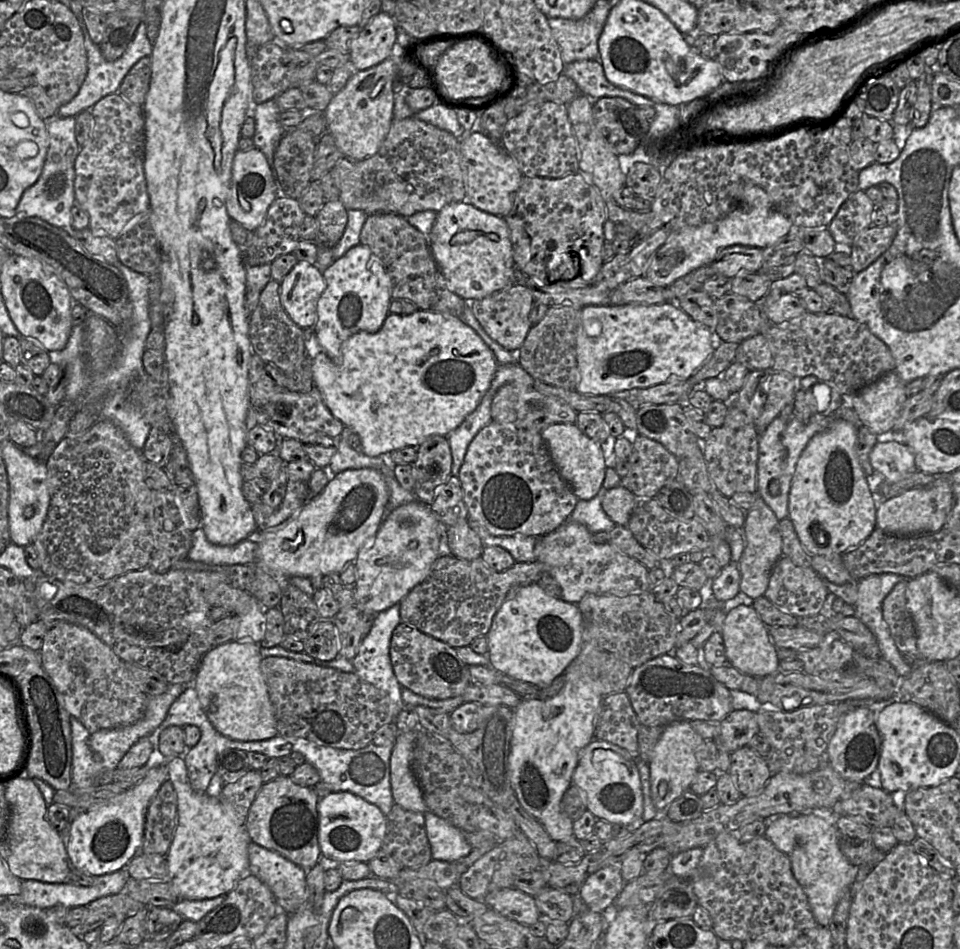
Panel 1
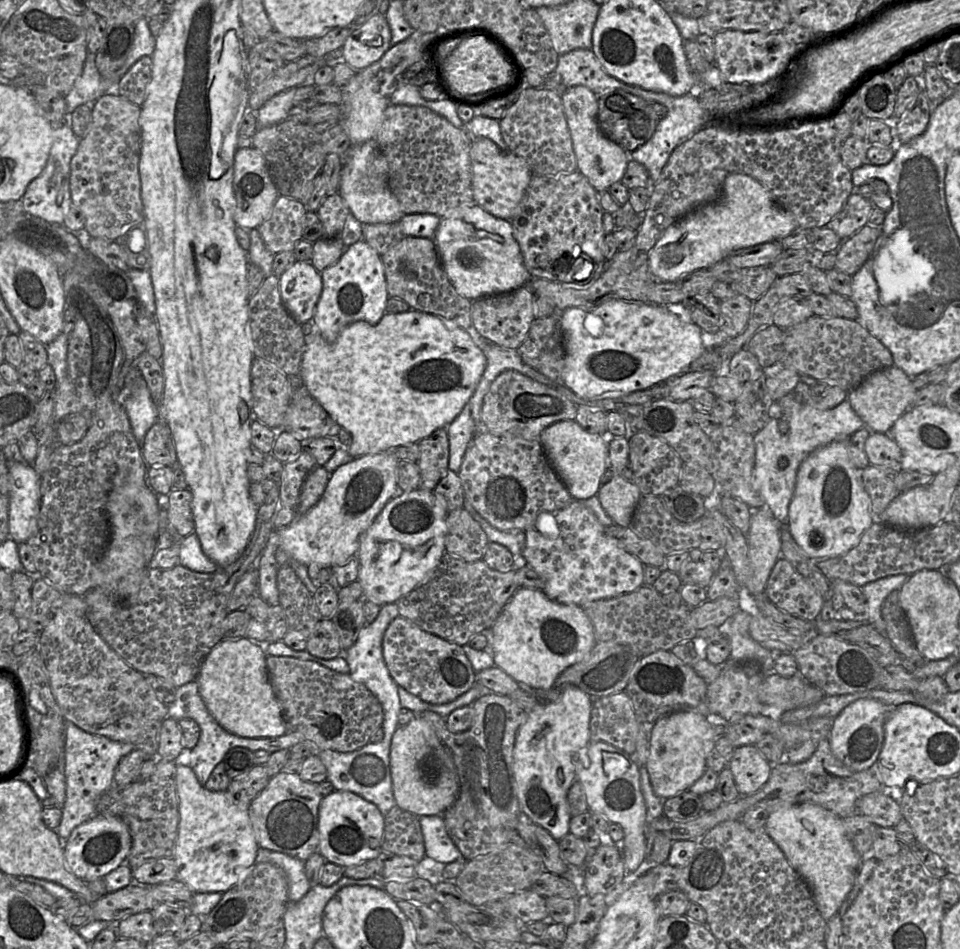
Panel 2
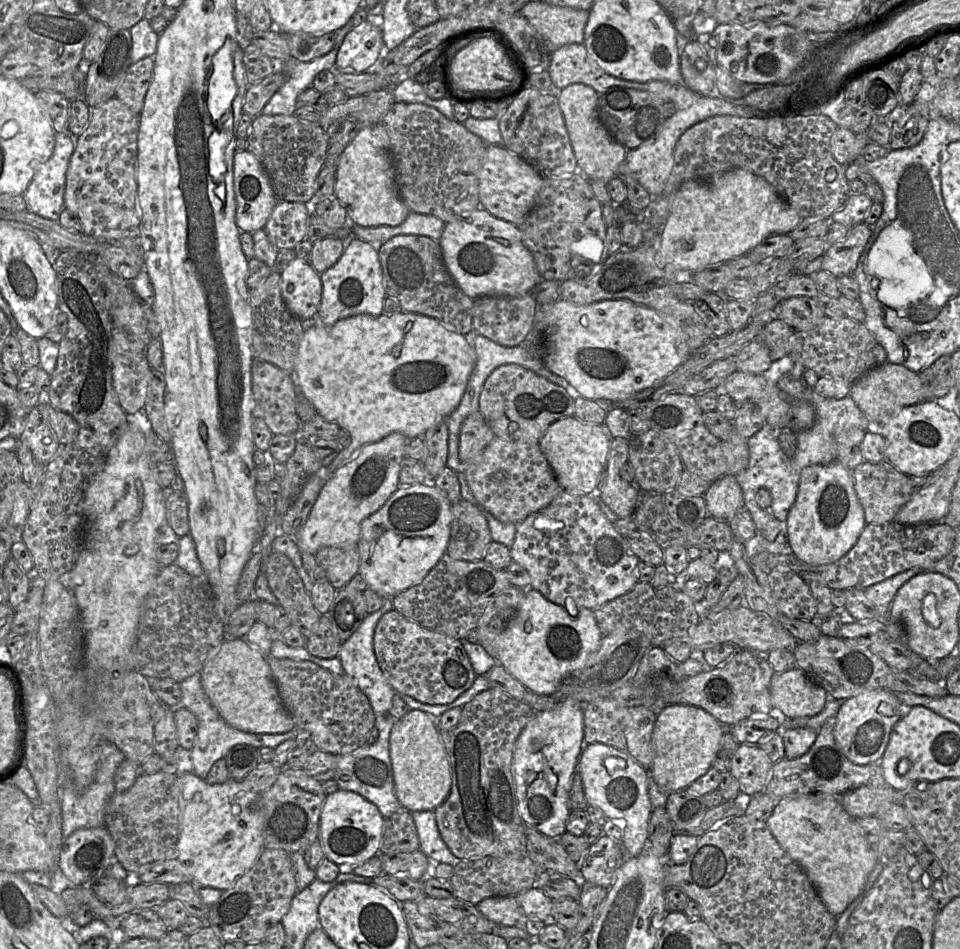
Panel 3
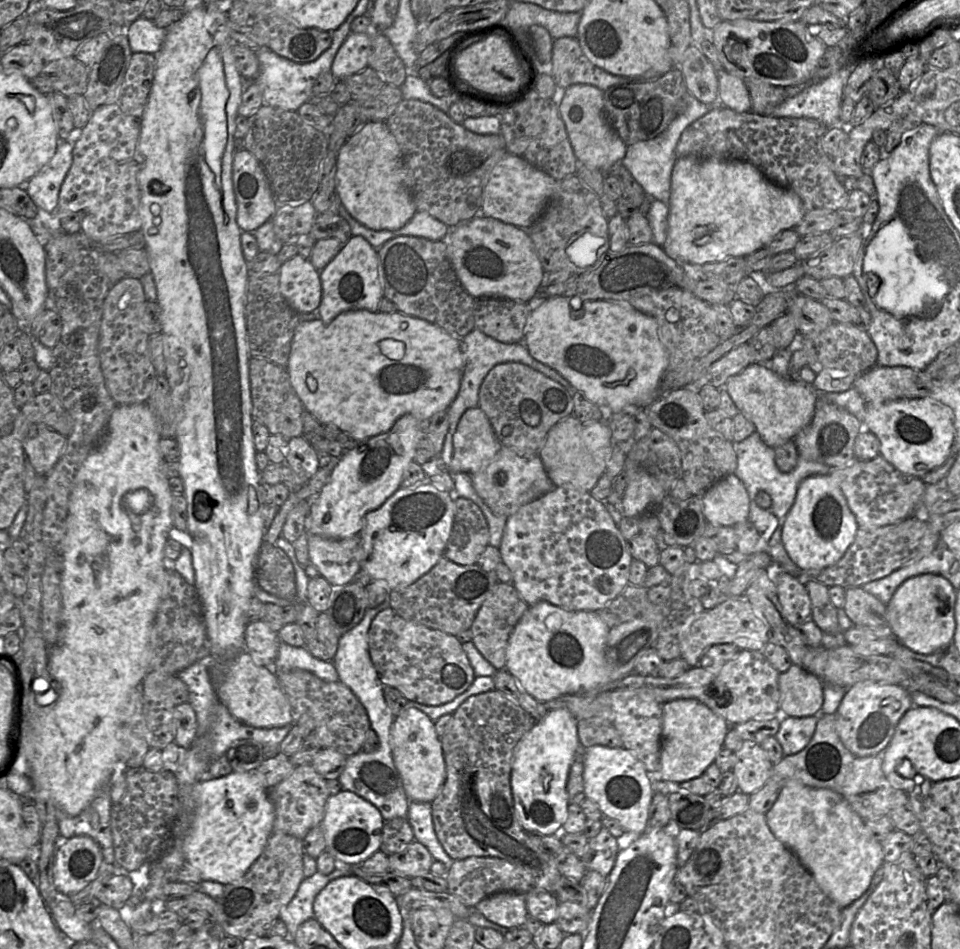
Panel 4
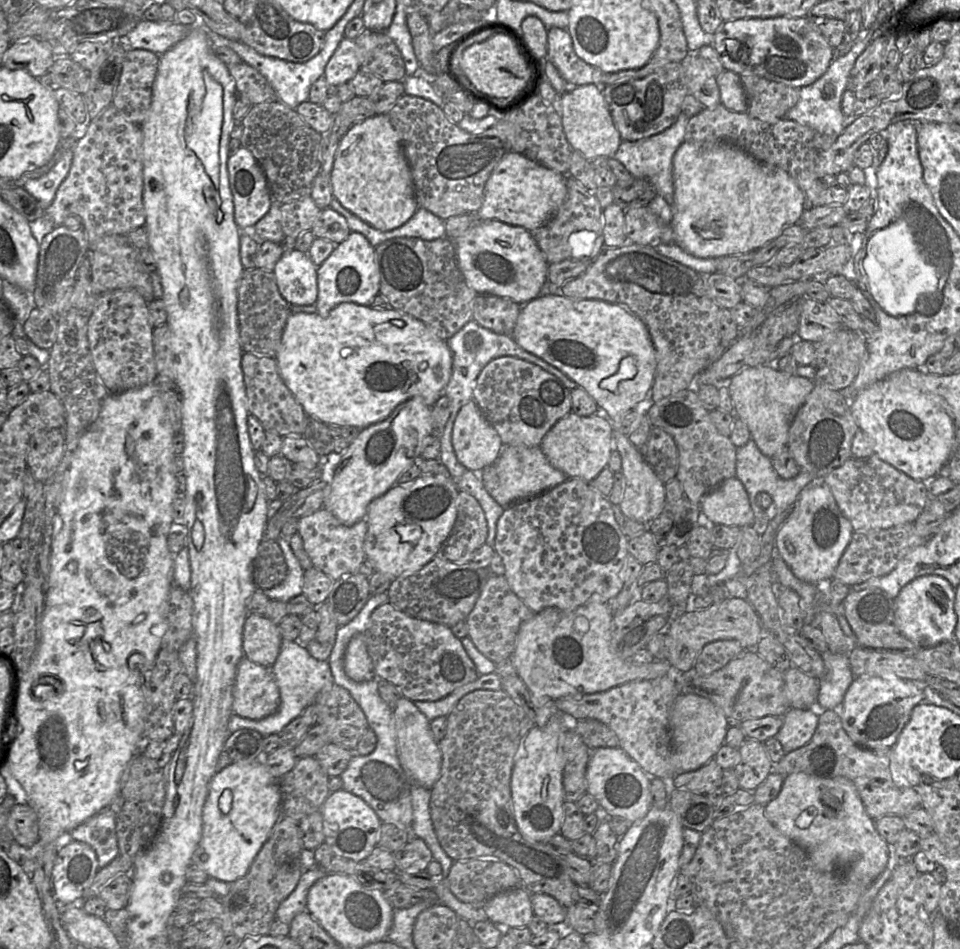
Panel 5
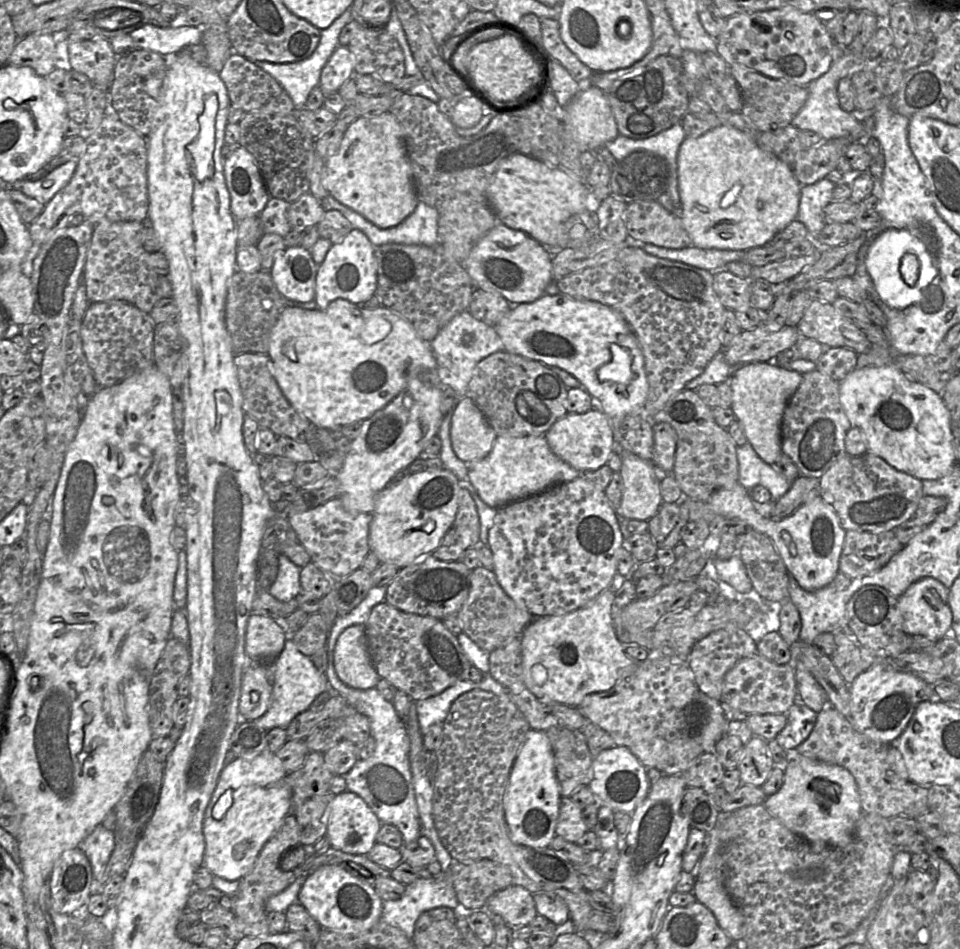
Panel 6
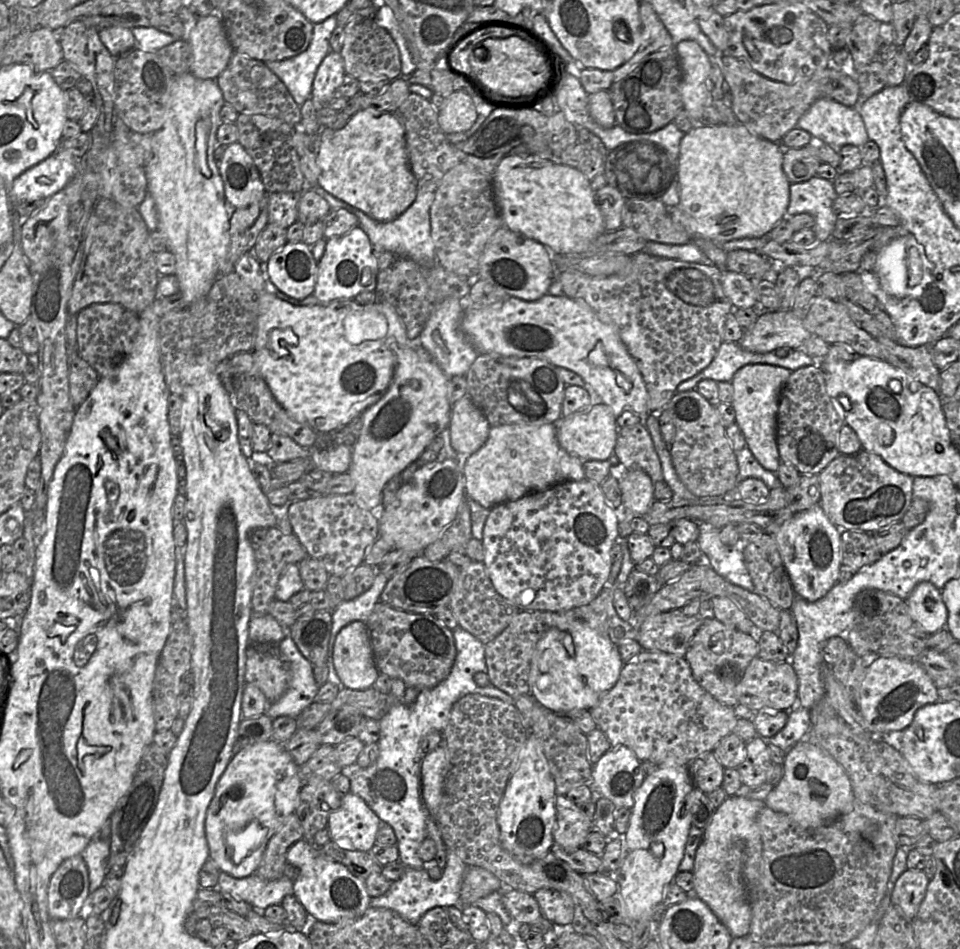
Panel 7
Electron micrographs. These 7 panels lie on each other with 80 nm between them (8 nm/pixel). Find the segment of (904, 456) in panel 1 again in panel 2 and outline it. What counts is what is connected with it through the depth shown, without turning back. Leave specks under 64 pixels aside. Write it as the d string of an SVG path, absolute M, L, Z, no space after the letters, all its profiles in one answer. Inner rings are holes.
M871 433L865 442L865 453L870 465L900 469L901 449L885 434Z

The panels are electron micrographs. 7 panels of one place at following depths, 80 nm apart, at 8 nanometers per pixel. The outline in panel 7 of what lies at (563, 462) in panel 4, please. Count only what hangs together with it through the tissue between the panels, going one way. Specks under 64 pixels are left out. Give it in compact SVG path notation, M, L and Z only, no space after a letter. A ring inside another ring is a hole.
M604 403L591 405L569 416L561 417L554 425L560 446L582 461L608 460L614 454L618 425L613 410Z

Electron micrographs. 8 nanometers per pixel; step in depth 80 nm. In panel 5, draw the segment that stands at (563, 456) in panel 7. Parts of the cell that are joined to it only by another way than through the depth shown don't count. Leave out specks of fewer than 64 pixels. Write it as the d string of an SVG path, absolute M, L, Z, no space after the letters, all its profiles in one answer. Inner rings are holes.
M503 445L498 458L482 469L479 476L485 490L502 507L538 496L568 479L549 463L540 446L512 445Z

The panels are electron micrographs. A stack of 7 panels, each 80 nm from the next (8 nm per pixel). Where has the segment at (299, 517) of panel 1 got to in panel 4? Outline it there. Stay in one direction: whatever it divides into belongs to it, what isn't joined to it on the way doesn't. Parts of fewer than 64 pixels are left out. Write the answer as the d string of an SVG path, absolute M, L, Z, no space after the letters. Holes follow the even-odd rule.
M405 414L387 432L345 450L328 482L312 501L305 520L305 533L332 539L359 535L366 514L379 508L401 487L403 474L414 461L416 446L423 437L423 423L413 415Z

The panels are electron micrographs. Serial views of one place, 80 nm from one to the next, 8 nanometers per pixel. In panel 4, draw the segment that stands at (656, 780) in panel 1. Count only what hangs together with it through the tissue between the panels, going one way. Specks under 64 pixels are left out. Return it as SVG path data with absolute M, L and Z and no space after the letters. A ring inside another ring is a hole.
M677 699L663 704L660 771L655 779L684 782L701 776L723 748L730 724L696 699Z

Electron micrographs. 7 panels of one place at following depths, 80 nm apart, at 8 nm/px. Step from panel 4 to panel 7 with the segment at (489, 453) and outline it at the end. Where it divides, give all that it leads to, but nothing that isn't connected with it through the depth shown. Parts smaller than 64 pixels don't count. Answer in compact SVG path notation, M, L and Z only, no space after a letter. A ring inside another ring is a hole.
M468 395L452 405L450 441L457 453L469 456L478 451L487 441L490 428L486 416Z

